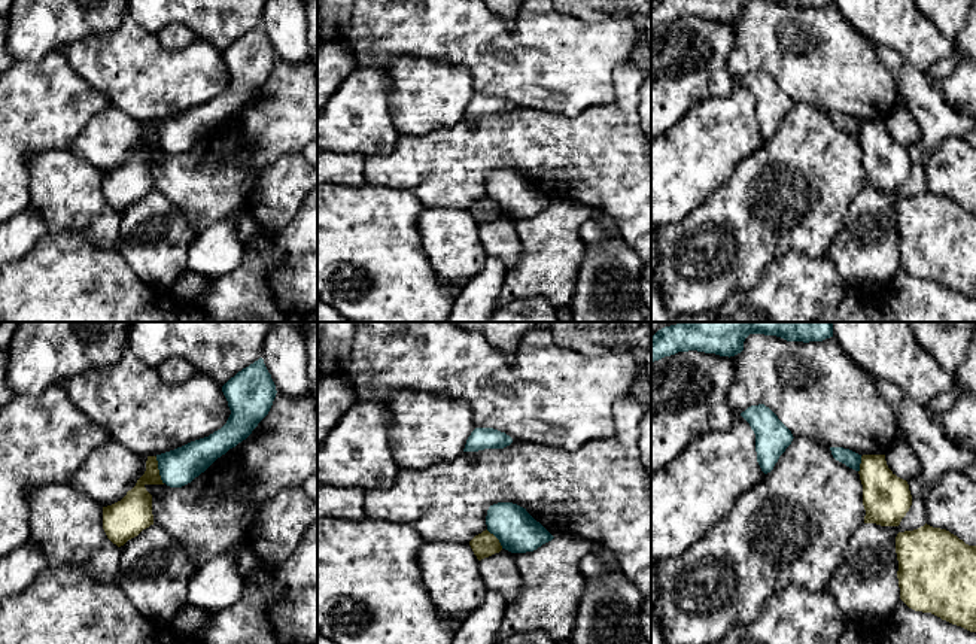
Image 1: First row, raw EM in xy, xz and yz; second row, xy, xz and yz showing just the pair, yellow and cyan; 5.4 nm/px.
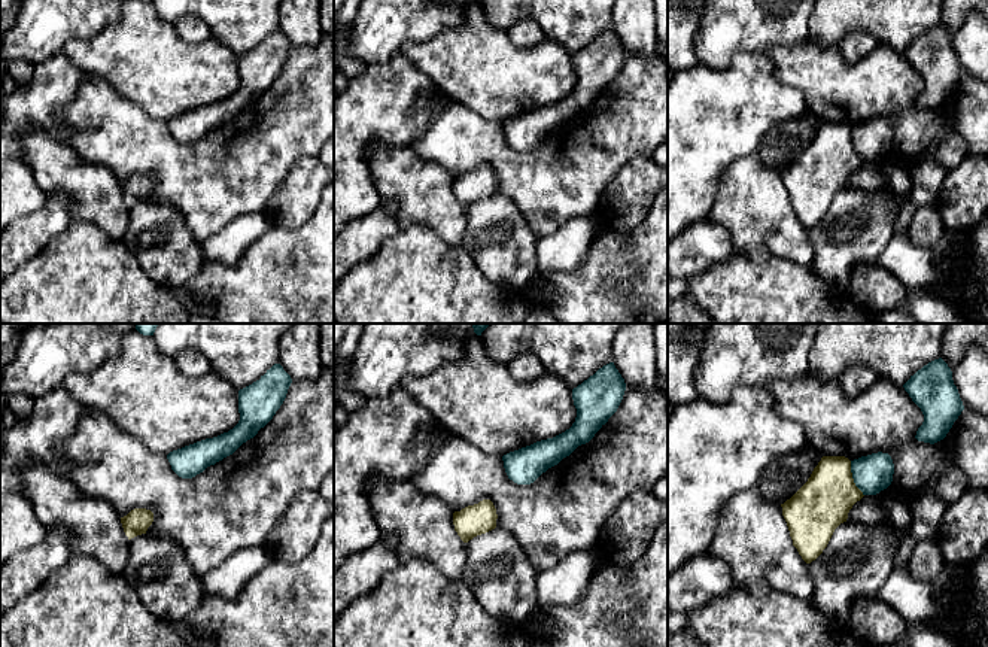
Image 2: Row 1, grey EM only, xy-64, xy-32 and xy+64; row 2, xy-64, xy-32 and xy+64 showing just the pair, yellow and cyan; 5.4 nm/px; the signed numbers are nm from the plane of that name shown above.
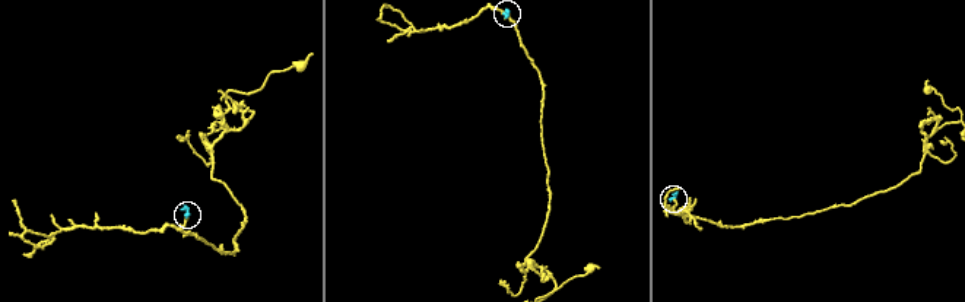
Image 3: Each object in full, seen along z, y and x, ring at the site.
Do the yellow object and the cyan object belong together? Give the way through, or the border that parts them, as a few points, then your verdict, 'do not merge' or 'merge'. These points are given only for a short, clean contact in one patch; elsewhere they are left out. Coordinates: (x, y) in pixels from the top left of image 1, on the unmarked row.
border along xy (155, 122), (163, 149); do not merge

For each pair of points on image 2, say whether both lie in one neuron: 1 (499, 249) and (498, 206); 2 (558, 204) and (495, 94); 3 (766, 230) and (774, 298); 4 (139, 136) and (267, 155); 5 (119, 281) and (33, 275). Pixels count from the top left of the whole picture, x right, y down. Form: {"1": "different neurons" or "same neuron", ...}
{"1": "same neuron", "2": "different neurons", "3": "different neurons", "4": "same neuron", "5": "same neuron"}

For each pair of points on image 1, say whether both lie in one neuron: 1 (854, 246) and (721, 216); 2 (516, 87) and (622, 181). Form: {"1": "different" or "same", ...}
{"1": "different", "2": "different"}

